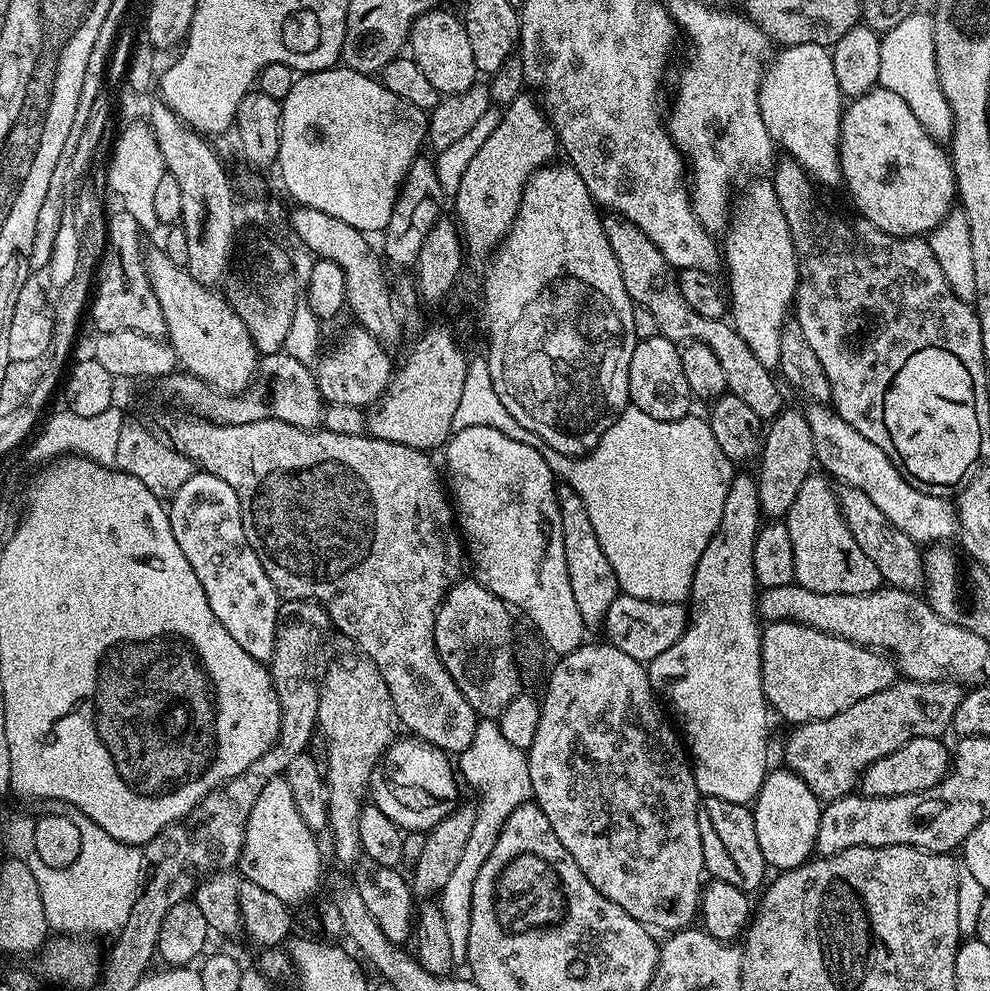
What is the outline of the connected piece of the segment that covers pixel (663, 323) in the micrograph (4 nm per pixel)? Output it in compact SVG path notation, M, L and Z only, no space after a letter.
M616 214L605 215L603 221L606 238L614 250L614 258L618 258L618 270L622 270L622 282L626 282L626 290L633 305L650 310L650 314L654 314L658 322L660 335L665 336L667 340L673 340L676 345L700 340L706 346L710 346L710 350L714 350L714 354L717 355L718 362L722 362L727 391L742 398L742 402L746 402L746 406L750 406L750 410L754 410L754 414L758 414L761 421L772 421L786 404L773 369L762 366L762 362L754 358L754 350L746 346L746 342L727 319L704 318L688 305L686 298L682 298L672 265L668 264L662 250L658 250L658 246L648 240L642 230L638 230L638 226Z

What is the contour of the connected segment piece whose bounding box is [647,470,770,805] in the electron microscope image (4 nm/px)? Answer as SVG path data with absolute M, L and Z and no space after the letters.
M744 470L737 471L730 482L730 490L726 490L726 506L722 506L722 522L718 522L718 530L712 535L710 542L706 542L706 550L702 550L702 558L698 558L698 566L694 570L688 629L678 638L678 642L674 642L674 646L670 646L670 650L662 650L662 654L658 654L658 658L654 658L647 665L648 681L652 683L652 691L667 705L670 712L670 707L672 707L673 713L671 712L671 715L674 720L674 715L676 715L677 721L675 720L675 723L682 733L686 751L692 759L692 772L696 776L696 788L700 791L701 797L726 798L726 802L746 805L751 805L755 801L764 777L770 770L770 765L768 765L768 714L770 715L770 707L762 690L762 650L760 649L762 621L758 615L758 585L754 574L754 542L761 523L762 513L760 499L758 498L757 477L755 475L747 476Z

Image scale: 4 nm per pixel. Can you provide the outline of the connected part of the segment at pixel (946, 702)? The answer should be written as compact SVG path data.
M897 679L886 690L878 690L870 694L868 698L855 702L854 706L834 714L833 717L812 720L793 727L792 737L784 748L784 760L788 771L795 772L810 786L810 790L822 802L837 800L849 795L859 785L860 777L864 771L878 758L886 758L886 754L894 754L898 746L906 746L914 738L926 738L934 736L943 737L952 726L954 710L958 710L958 702L962 702L965 689L959 683L951 680L939 680L938 682L922 682L921 680Z

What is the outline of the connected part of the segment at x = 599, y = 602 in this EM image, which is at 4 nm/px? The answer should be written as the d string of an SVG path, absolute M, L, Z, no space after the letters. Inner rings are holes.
M561 483L556 489L556 499L560 501L562 546L566 550L566 570L570 574L570 590L574 590L574 602L578 602L578 614L582 614L585 629L599 629L620 592L620 584L616 580L614 566L606 562L606 554L602 554L602 546L598 546L598 538L582 506L582 498L576 496L576 491L569 484Z

